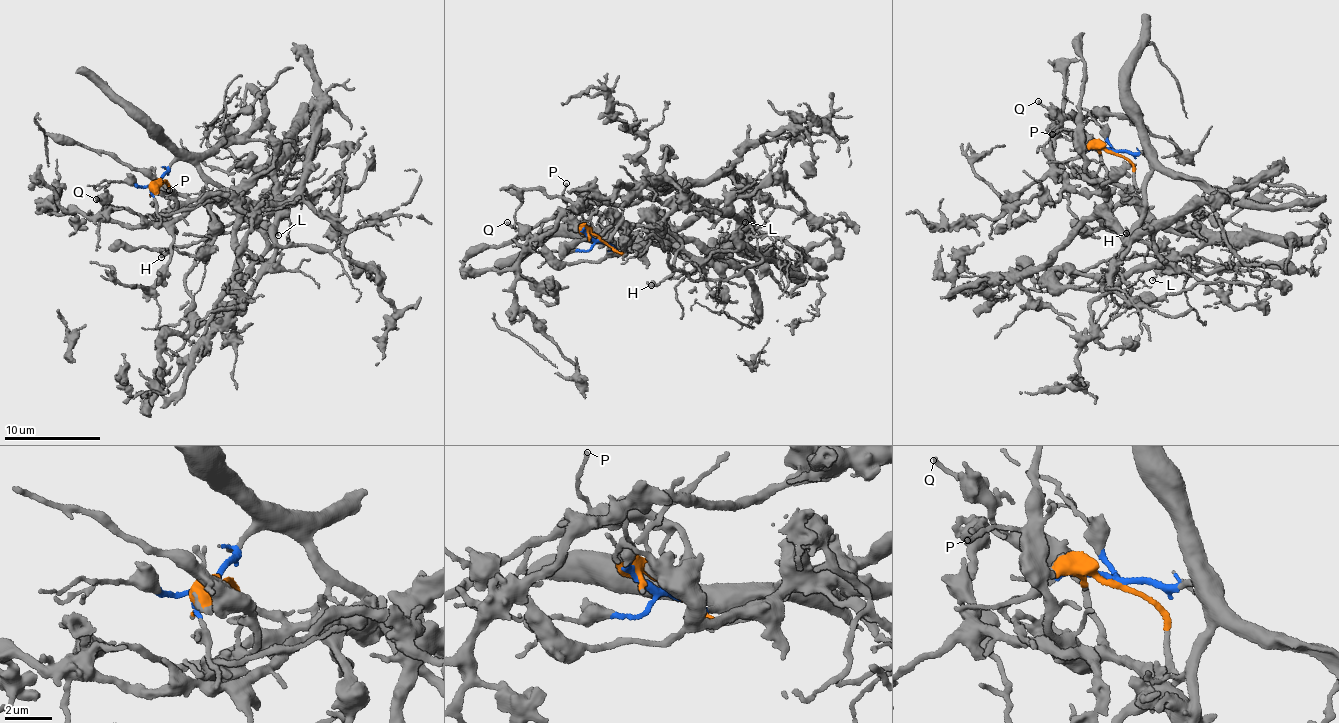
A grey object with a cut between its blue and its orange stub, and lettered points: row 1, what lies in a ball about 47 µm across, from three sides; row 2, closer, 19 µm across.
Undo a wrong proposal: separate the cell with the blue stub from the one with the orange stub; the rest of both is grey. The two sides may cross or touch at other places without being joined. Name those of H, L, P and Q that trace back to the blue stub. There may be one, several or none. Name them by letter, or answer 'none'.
none

